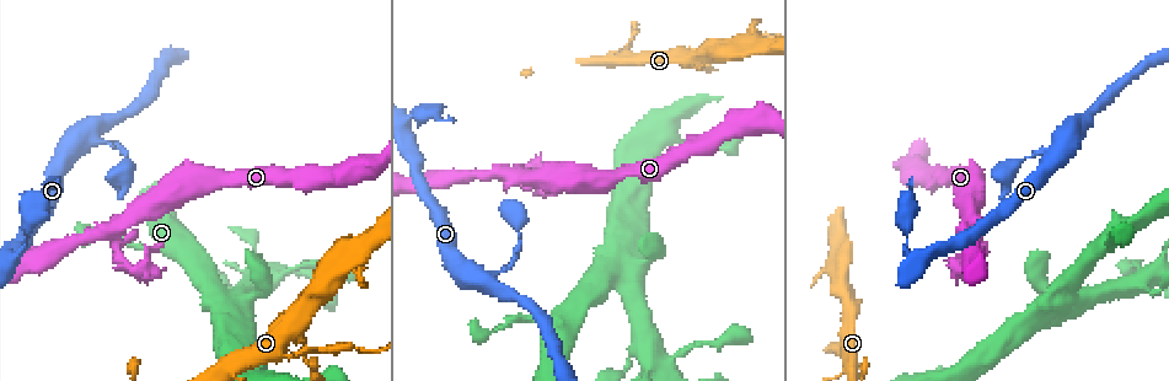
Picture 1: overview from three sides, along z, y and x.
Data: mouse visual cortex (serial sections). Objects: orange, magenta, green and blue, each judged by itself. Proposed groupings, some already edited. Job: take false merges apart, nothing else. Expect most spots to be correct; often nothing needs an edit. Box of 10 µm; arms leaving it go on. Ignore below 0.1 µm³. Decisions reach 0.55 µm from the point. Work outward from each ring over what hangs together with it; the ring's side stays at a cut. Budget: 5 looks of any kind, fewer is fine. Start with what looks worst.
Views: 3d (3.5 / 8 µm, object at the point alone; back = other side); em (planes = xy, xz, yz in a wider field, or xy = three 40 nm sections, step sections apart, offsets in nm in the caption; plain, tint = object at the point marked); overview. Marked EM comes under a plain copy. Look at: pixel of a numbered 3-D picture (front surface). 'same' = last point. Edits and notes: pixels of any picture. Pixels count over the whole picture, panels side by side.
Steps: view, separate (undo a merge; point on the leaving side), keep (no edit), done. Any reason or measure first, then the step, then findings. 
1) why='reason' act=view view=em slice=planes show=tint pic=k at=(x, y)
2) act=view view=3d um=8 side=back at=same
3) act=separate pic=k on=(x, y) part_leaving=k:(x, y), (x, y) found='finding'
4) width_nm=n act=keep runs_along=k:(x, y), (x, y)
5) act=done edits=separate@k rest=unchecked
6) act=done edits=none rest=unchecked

why='sharp bend' act=view view=3d um=3.5 pic=1 at=(134, 271)

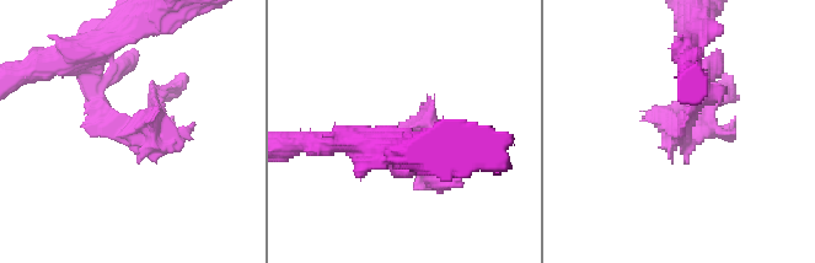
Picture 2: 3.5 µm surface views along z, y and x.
act=keep runs_along=2:(81, 71), (127, 133), (157, 113), (154, 91) found='one cell here'

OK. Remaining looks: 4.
why='calibre changes' act=view view=3d um=8 pic=1 at=(316, 349)

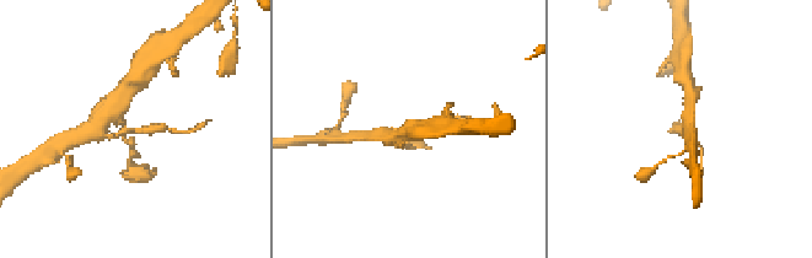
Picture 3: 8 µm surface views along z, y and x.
act=view view=3d um=3.5 at=same

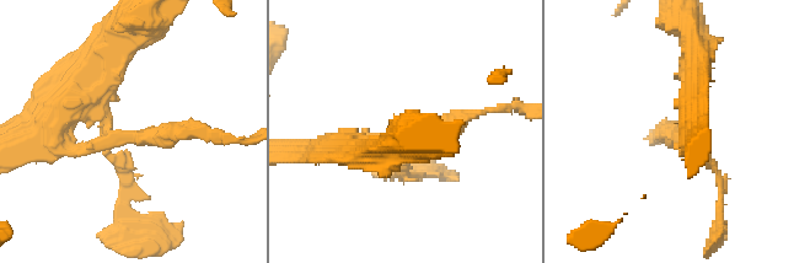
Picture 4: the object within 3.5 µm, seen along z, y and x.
arms=3 arm_widths_nm=150,200,300 why='shape alone is not enough' act=view view=em slice=planes show=tint pic=4 at=(129, 133)

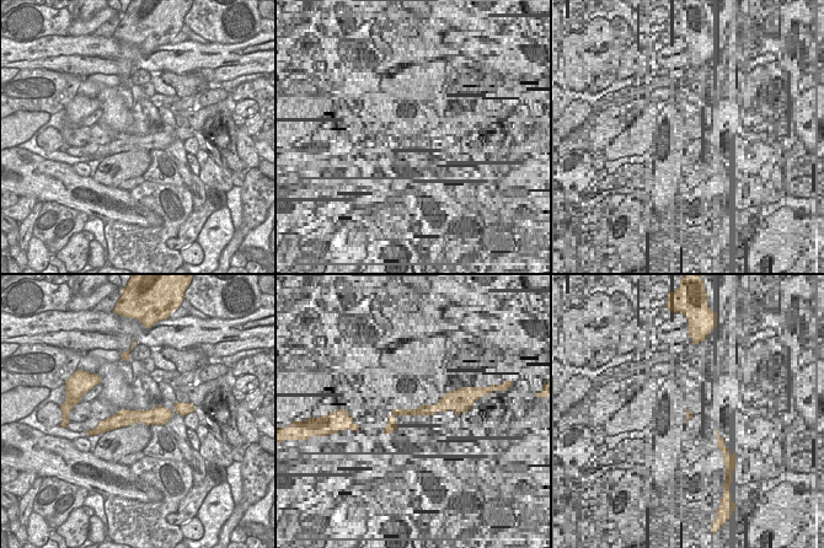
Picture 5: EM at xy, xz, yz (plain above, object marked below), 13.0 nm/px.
act=keep runs_along=5:(177, 408), (167, 414), (101, 424) found='all the same cell'

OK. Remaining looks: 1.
act=done edits=none rest=unchecked

